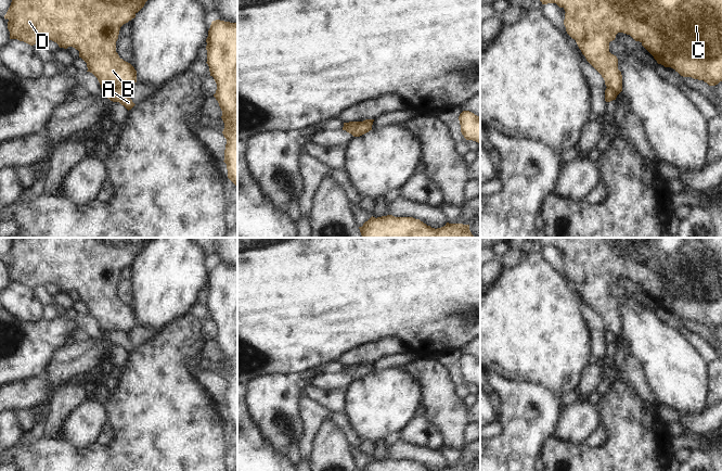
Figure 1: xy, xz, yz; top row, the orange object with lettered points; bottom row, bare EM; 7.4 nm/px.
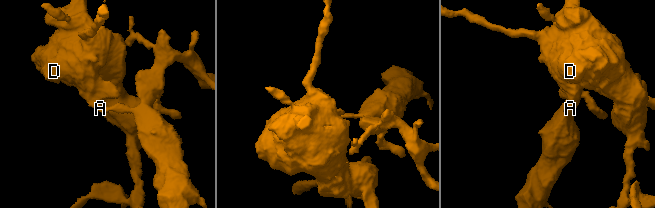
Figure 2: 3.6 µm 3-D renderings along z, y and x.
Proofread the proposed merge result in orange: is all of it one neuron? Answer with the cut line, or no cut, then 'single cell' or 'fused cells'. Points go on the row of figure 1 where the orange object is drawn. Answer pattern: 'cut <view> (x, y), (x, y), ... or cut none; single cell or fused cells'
cut xy (104, 87), (121, 87), (126, 90); fused cells

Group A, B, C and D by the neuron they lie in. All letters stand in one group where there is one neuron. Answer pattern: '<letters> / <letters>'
A / B C D

